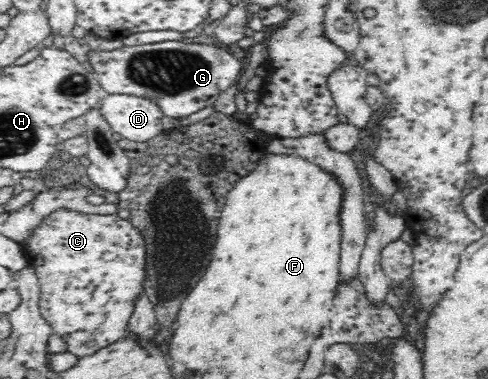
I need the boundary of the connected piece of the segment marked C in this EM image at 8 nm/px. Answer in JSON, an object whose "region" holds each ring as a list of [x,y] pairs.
{"region":[[[60,208],[60,210],[52,212],[50,216],[46,216],[46,218],[38,224],[38,228],[32,230],[30,238],[28,238],[24,244],[20,245],[28,264],[34,264],[34,267],[36,267],[36,277],[38,277],[41,288],[39,298],[40,312],[52,327],[53,334],[62,337],[66,341],[67,350],[73,355],[78,357],[90,356],[101,348],[107,347],[109,344],[115,343],[117,340],[127,336],[126,332],[129,332],[129,318],[135,309],[135,300],[140,293],[144,293],[143,284],[146,278],[146,251],[144,248],[145,242],[142,238],[143,236],[139,228],[136,228],[129,219],[122,219],[116,213],[110,215],[86,214],[84,212],[78,212],[77,210]]]}

